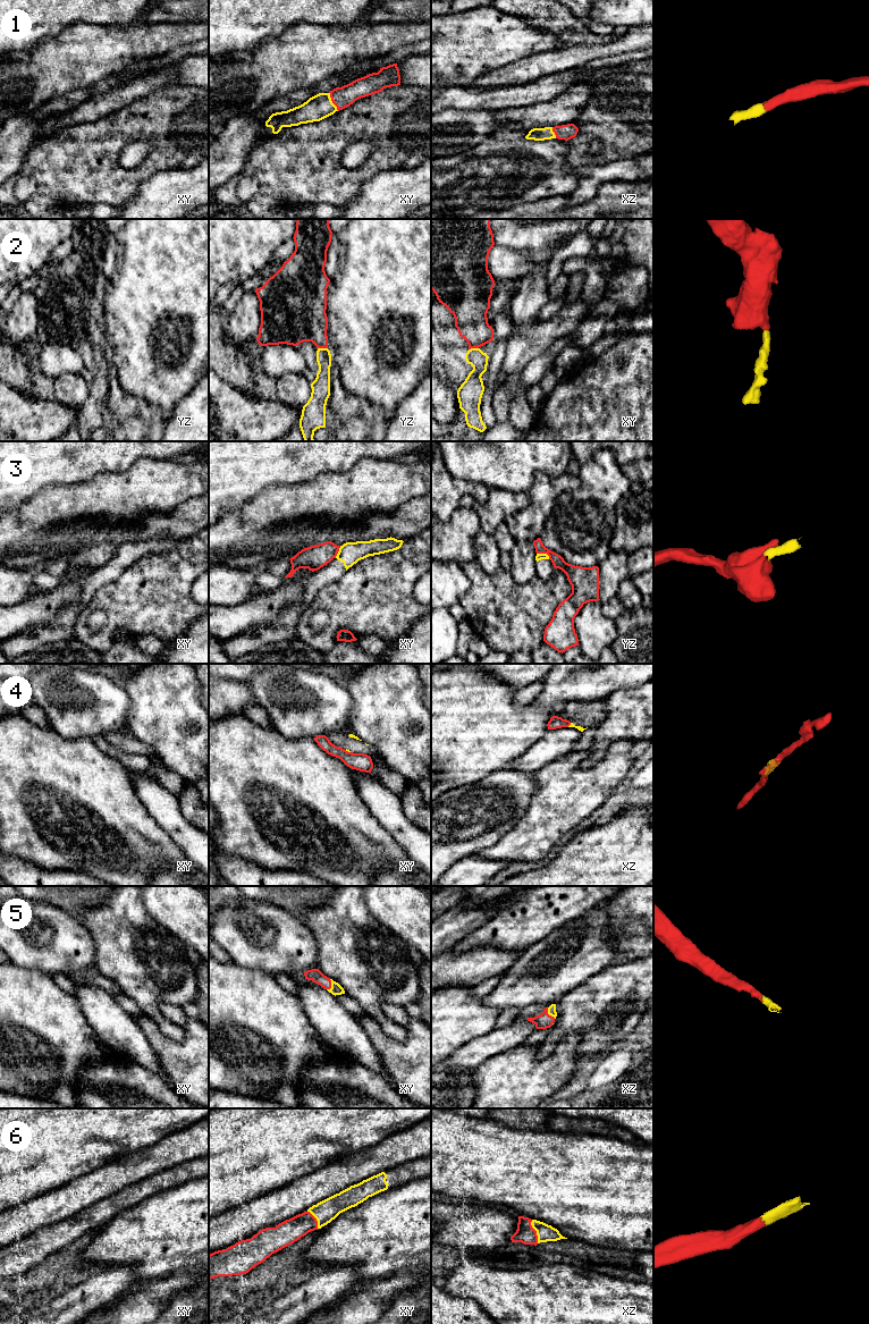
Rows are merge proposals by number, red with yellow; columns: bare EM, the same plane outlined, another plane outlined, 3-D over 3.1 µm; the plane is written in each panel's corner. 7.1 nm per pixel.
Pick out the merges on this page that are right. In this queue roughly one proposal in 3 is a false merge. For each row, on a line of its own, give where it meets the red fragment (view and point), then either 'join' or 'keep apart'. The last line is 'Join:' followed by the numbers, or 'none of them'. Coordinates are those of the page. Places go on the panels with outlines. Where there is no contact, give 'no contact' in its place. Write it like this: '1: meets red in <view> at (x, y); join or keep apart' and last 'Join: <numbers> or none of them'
1: meets red in xy at (331, 100); join
2: meets red in yz at (322, 347); join
3: meets red in yz at (543, 553); keep apart
4: meets red in xy at (347, 751); keep apart
5: meets red in xz at (548, 1014); join
6: meets red in xz at (536, 1231); join
Join: 1, 2, 5, 6

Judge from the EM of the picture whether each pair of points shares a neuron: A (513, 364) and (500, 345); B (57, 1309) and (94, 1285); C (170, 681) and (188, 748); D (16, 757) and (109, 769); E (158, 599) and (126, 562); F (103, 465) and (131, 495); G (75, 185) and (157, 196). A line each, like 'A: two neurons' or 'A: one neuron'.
A: two neurons
B: one neuron
C: one neuron
D: one neuron
E: two neurons
F: two neurons
G: two neurons

